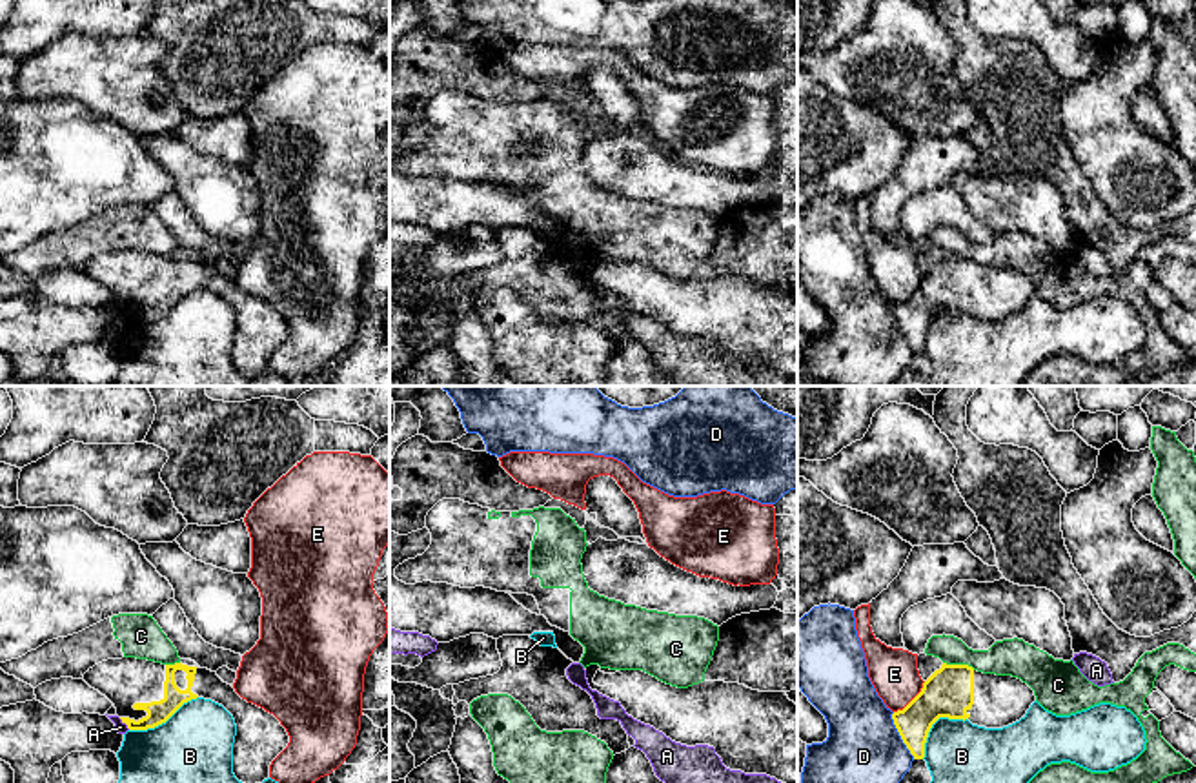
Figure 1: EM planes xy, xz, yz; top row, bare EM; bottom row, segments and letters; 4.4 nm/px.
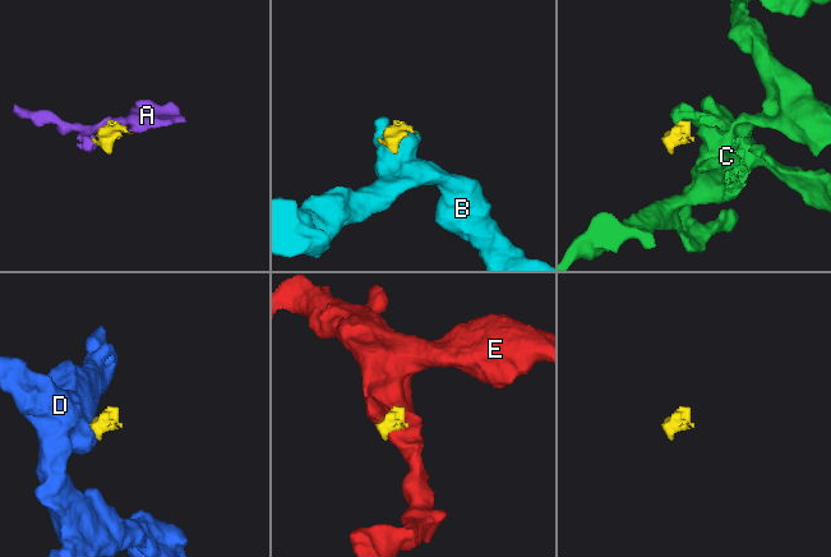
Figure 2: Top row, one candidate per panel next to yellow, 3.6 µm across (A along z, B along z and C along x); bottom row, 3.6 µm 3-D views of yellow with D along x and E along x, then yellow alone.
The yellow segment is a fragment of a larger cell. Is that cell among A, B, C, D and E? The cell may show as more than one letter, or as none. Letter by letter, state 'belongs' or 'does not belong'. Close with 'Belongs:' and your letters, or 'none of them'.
A: does not belong
B: does not belong
C: does not belong
D: does not belong
E: does not belong
Belongs: none of them

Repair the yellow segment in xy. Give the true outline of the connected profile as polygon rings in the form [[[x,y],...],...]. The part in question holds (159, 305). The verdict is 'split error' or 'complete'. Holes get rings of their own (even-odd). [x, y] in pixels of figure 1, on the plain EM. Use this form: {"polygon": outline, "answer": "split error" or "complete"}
{"polygon": [[[122,249],[95,257],[82,271],[115,297],[129,322],[155,320],[197,290],[222,297],[237,317],[233,366],[246,377],[268,371],[271,353],[289,335],[286,320],[273,306],[242,291],[208,260]]], "answer": "split error"}

